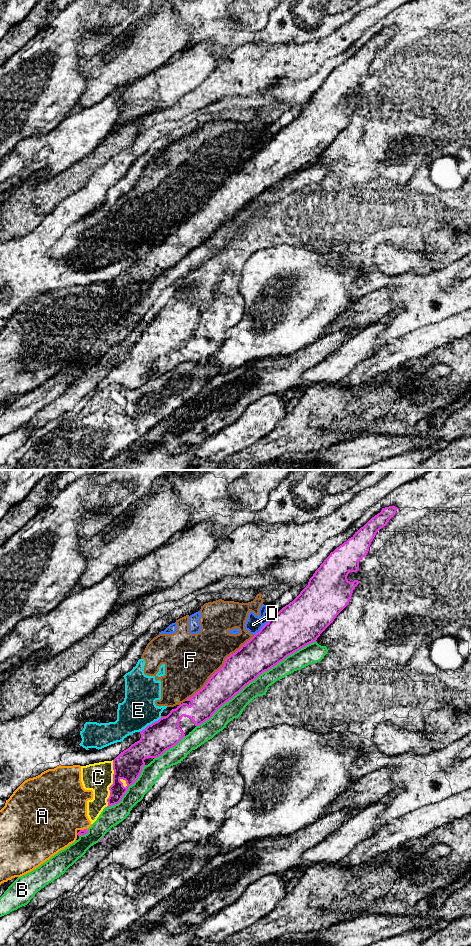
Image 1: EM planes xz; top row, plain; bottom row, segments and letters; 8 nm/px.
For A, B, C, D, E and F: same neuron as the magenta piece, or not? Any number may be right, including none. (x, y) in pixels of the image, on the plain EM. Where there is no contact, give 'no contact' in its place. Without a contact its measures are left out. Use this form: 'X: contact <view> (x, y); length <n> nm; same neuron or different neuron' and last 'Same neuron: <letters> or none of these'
A: contact xz (84, 349); length 60 nm; different neuron
B: contact xz (255, 198); length 1200 nm; different neuron
C: contact xz (111, 305); length 400 nm; different neuron
D: contact xz (262, 147); length 220 nm; different neuron
E: contact xz (149, 245); length 200 nm; different neuron
F: contact xz (221, 187); length 750 nm; different neuron
Same neuron: none of these

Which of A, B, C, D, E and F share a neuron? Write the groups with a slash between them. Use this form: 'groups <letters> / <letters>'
groups A C / B / D E F

